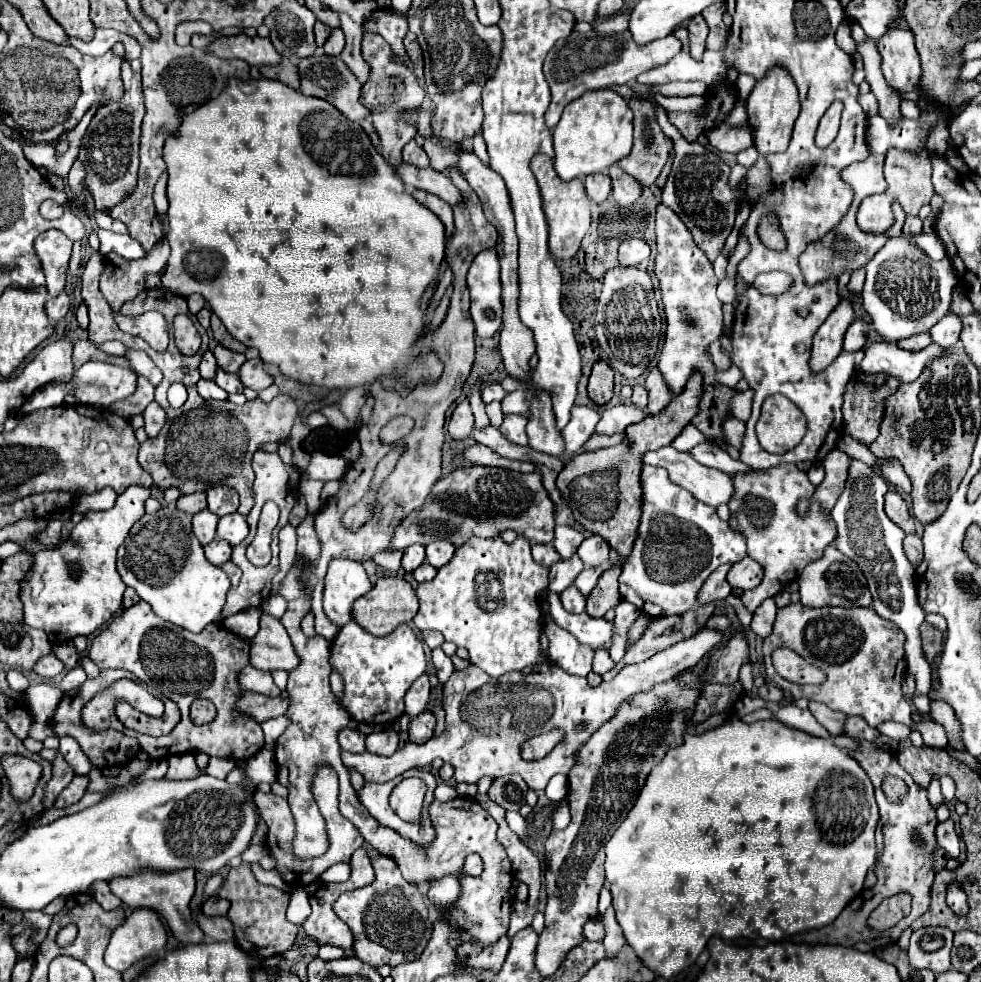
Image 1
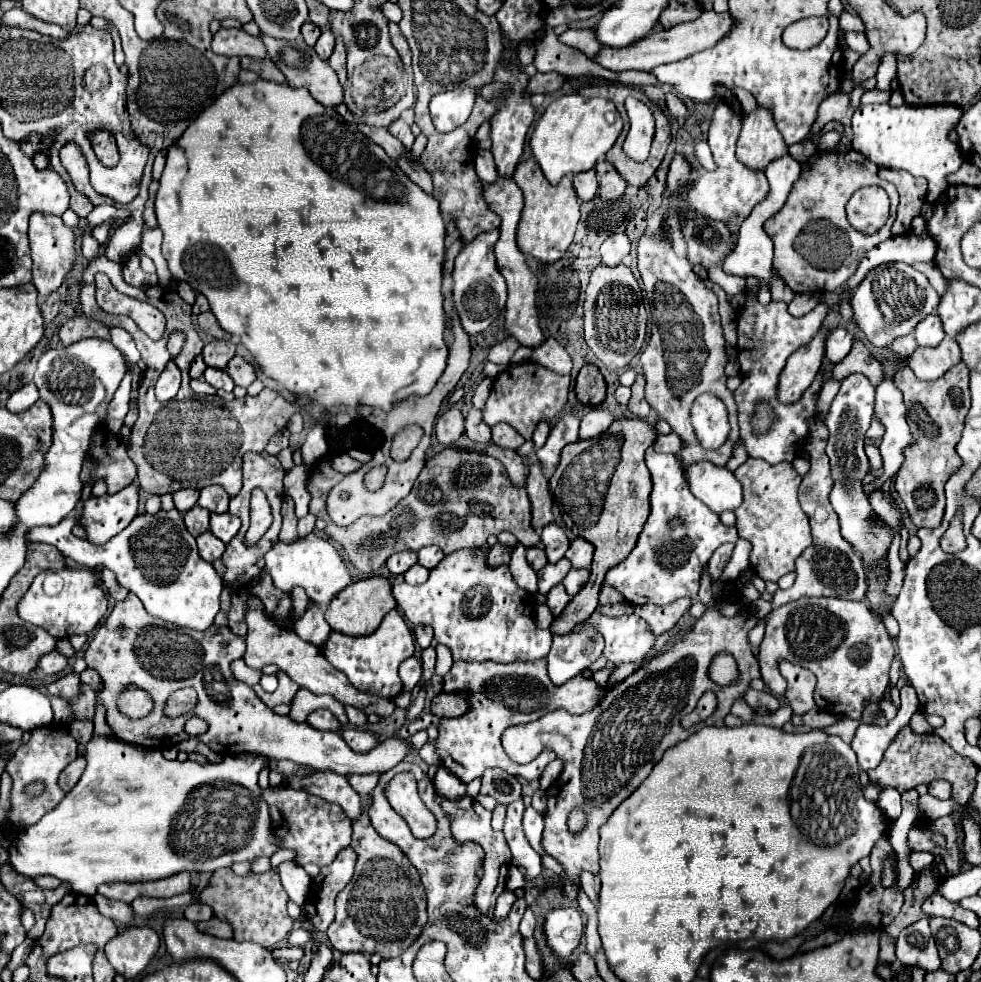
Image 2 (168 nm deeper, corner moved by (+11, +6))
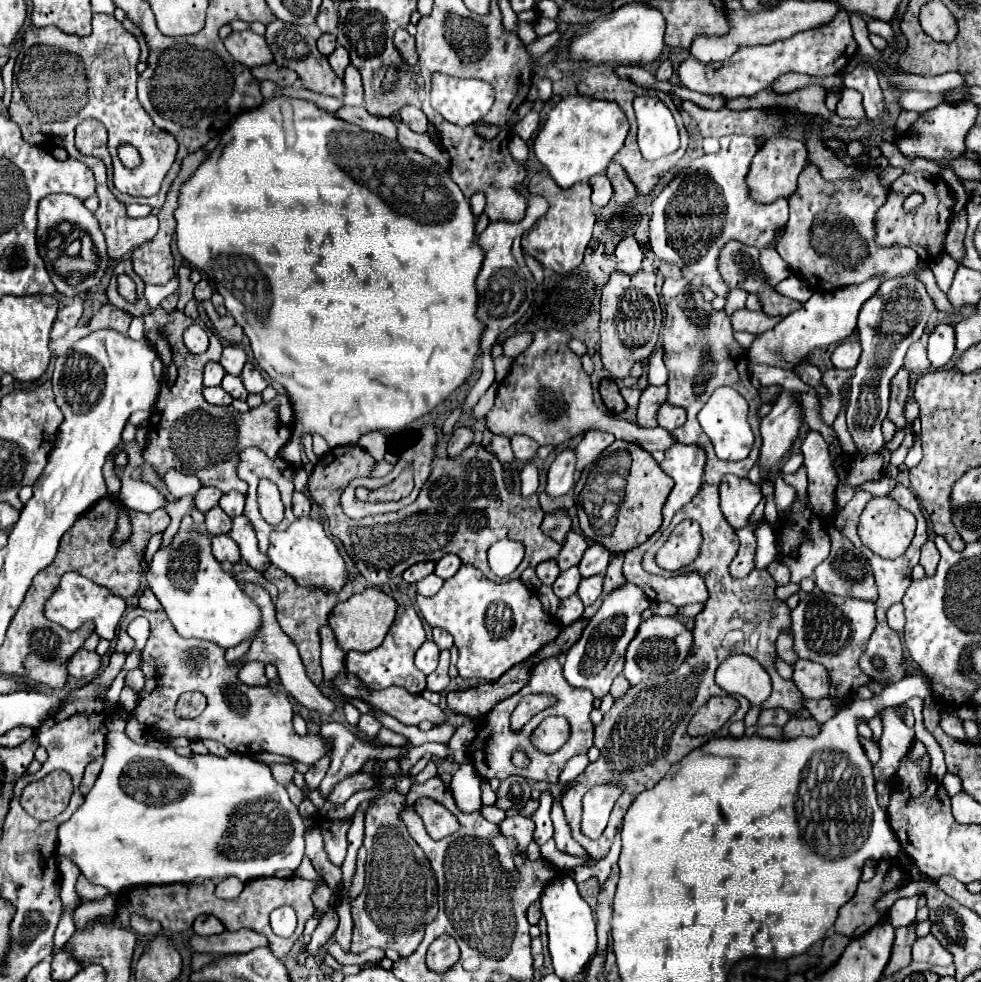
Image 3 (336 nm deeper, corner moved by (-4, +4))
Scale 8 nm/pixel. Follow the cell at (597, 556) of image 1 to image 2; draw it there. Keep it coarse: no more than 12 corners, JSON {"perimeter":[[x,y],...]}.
{"perimeter":[[577,537],[565,557],[573,567],[591,567],[593,547]]}

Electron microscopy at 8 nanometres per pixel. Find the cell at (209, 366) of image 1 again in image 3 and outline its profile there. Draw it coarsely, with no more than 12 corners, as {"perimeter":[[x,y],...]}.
{"perimeter":[[210,361],[204,369],[204,387],[218,387],[224,377],[220,363]]}

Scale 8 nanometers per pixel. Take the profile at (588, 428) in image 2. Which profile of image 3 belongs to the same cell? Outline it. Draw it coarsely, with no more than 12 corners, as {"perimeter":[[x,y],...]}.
{"perimeter":[[588,431],[576,445],[576,471],[598,461],[616,439],[612,433]]}

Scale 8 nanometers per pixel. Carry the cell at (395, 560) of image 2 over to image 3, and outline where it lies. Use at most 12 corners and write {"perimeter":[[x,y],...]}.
{"perimeter":[[432,561],[412,565],[402,577],[418,583],[434,571]]}

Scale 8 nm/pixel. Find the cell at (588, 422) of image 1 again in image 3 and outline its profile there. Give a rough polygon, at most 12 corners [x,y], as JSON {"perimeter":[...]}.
{"perimeter":[[574,449],[558,453],[548,469],[548,497],[574,489]]}

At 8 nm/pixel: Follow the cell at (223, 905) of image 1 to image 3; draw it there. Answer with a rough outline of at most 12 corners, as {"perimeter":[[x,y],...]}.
{"perimeter":[[212,915],[194,921],[196,935],[220,935],[224,925]]}

